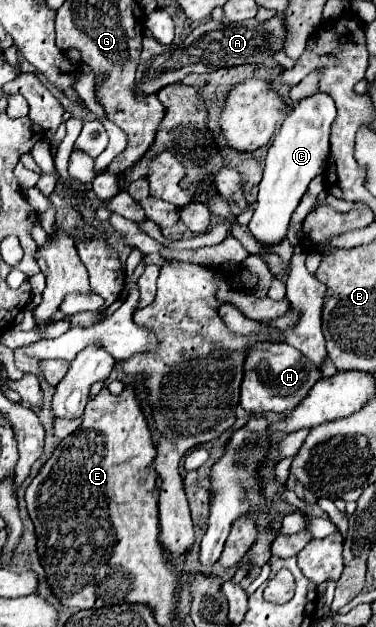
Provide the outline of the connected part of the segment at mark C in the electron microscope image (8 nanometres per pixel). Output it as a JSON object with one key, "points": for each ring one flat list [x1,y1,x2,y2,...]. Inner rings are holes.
{"points":[[319,92,301,98,283,120,275,140,269,146,263,180,259,184,259,202,253,212,253,218,247,224,251,234,263,246,273,246,287,236,291,214,299,206,303,194,307,192,309,182,315,176,323,174,329,158,329,128,333,120,335,102,329,94]]}

